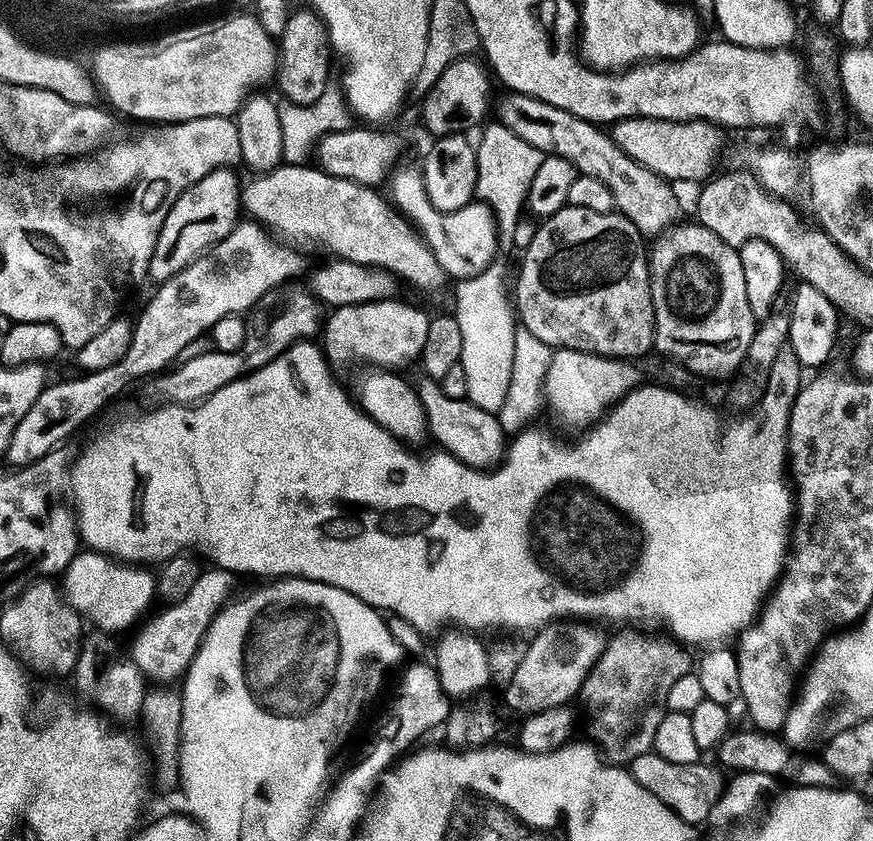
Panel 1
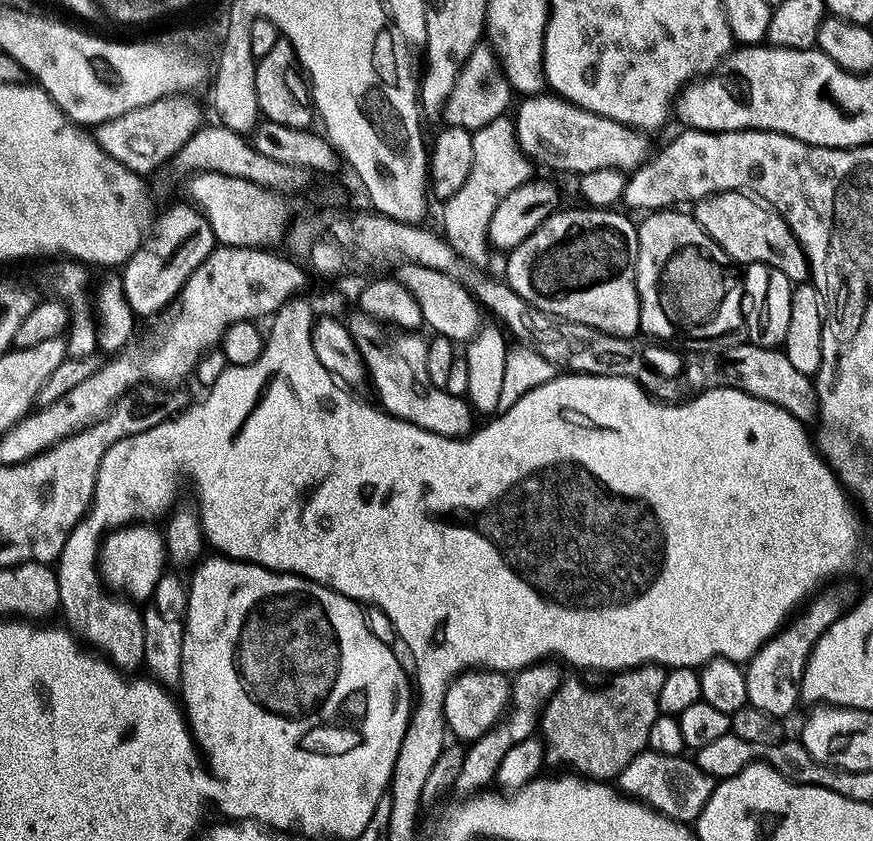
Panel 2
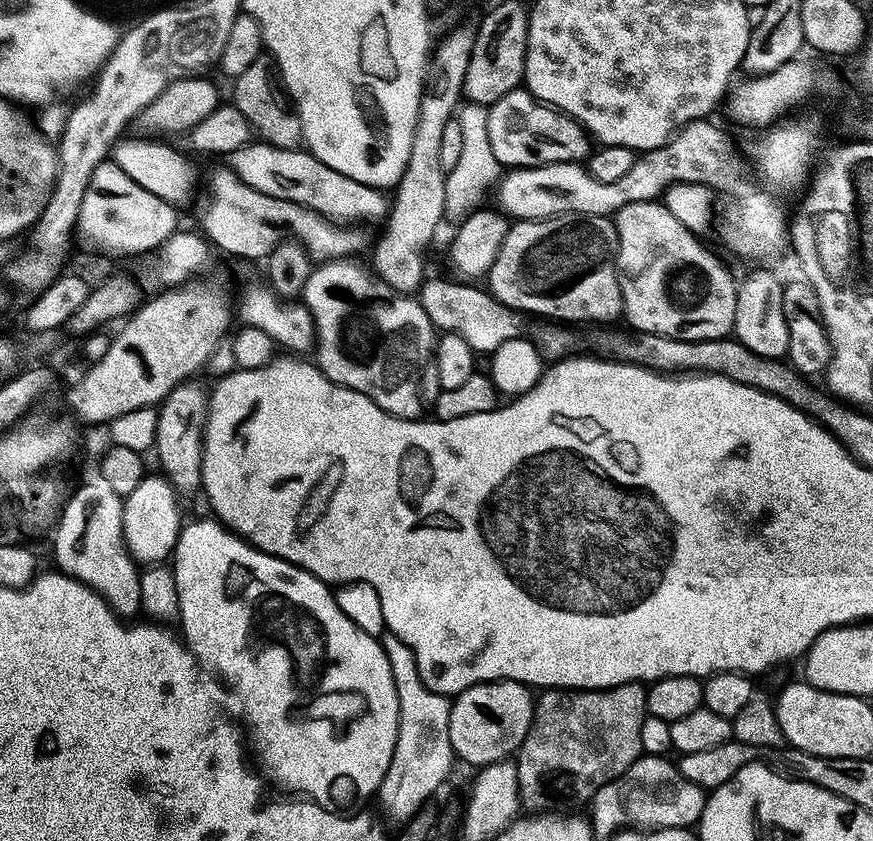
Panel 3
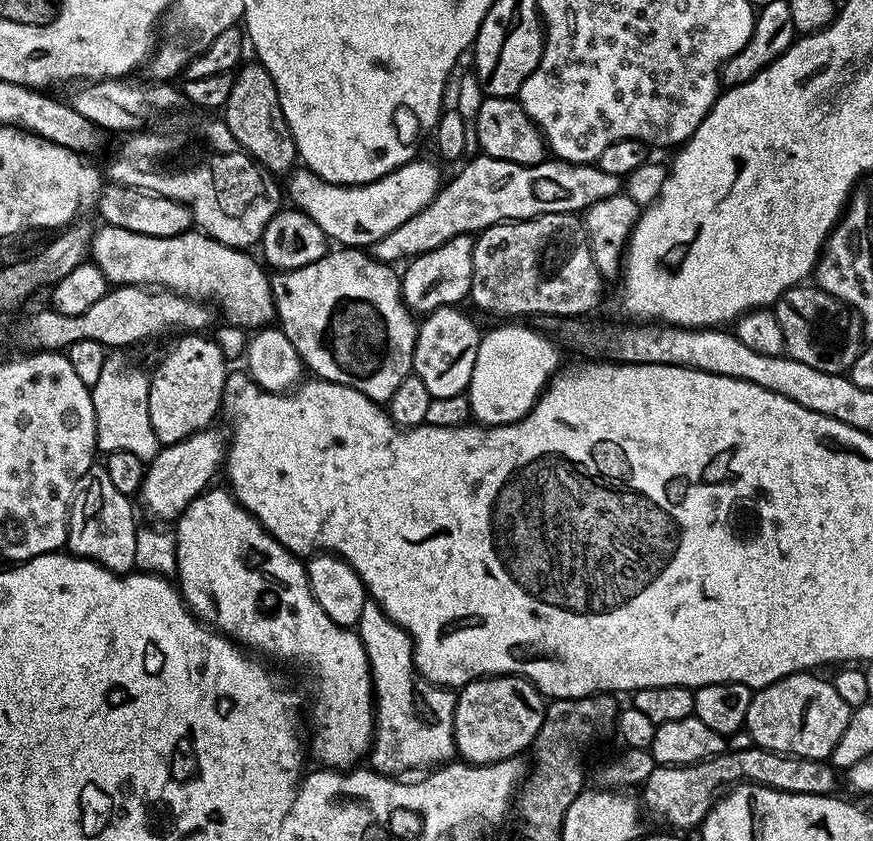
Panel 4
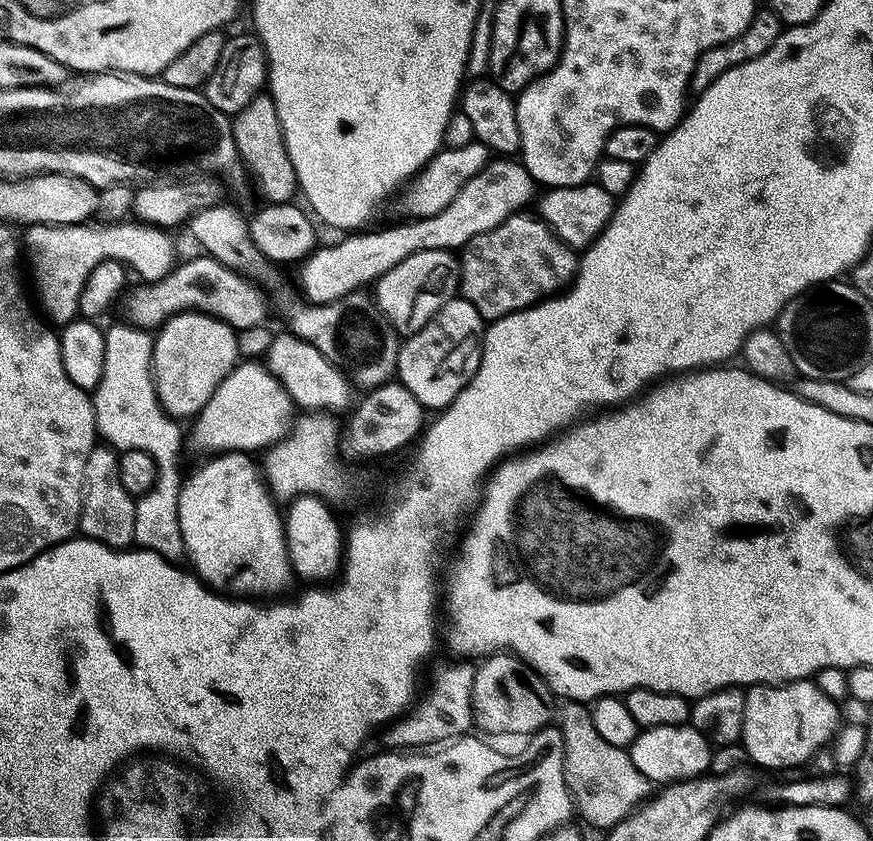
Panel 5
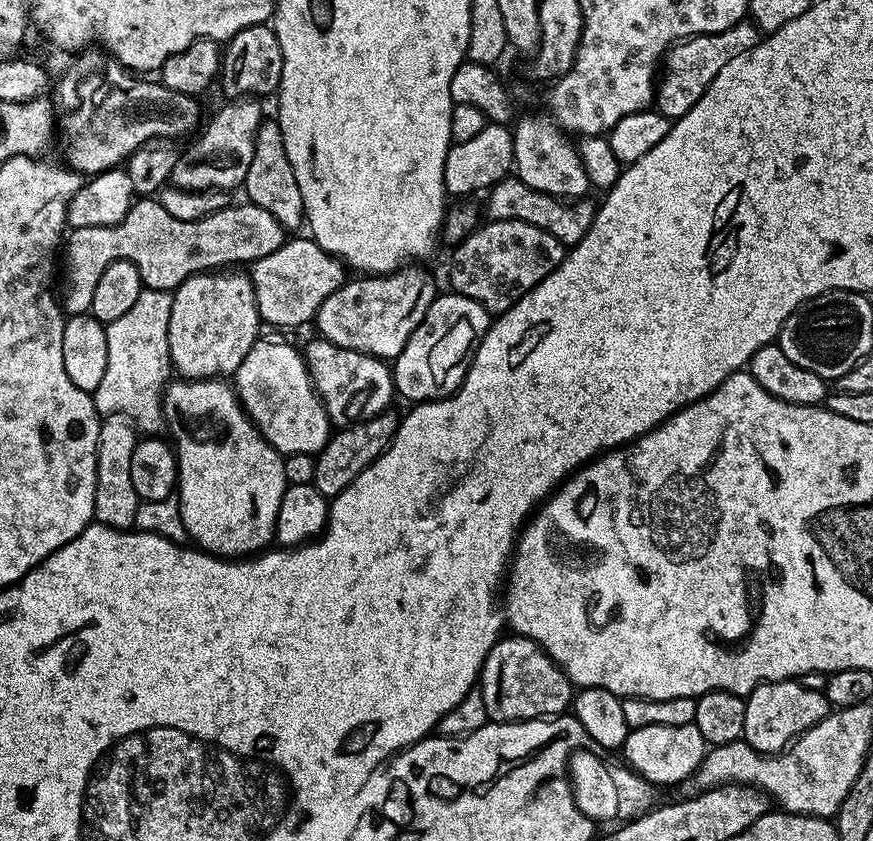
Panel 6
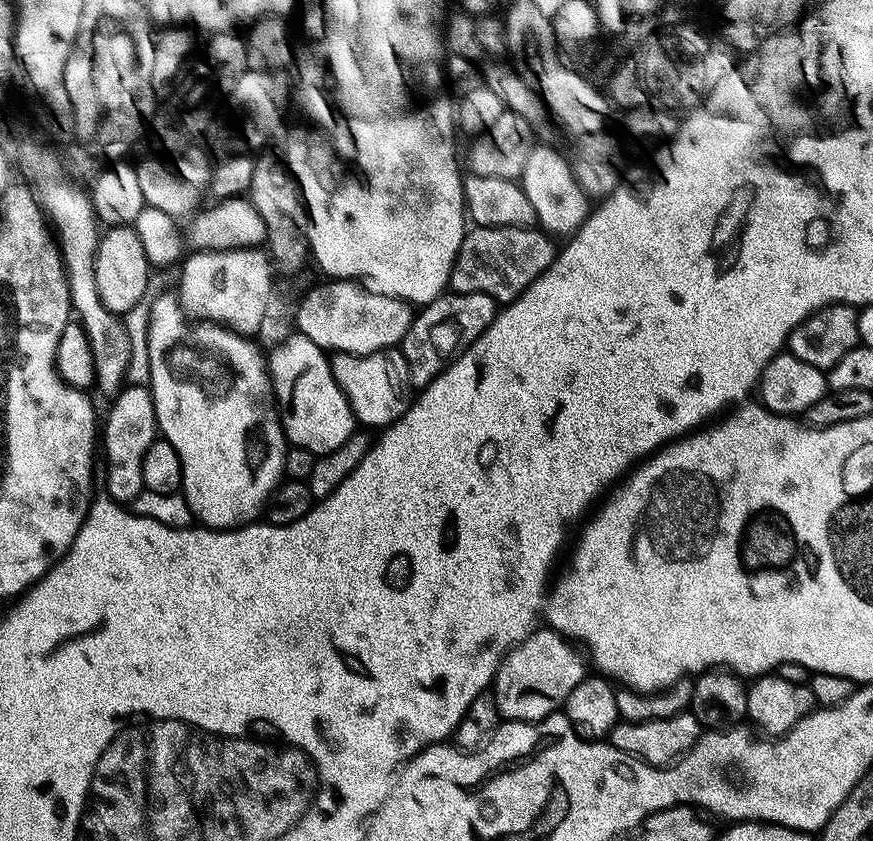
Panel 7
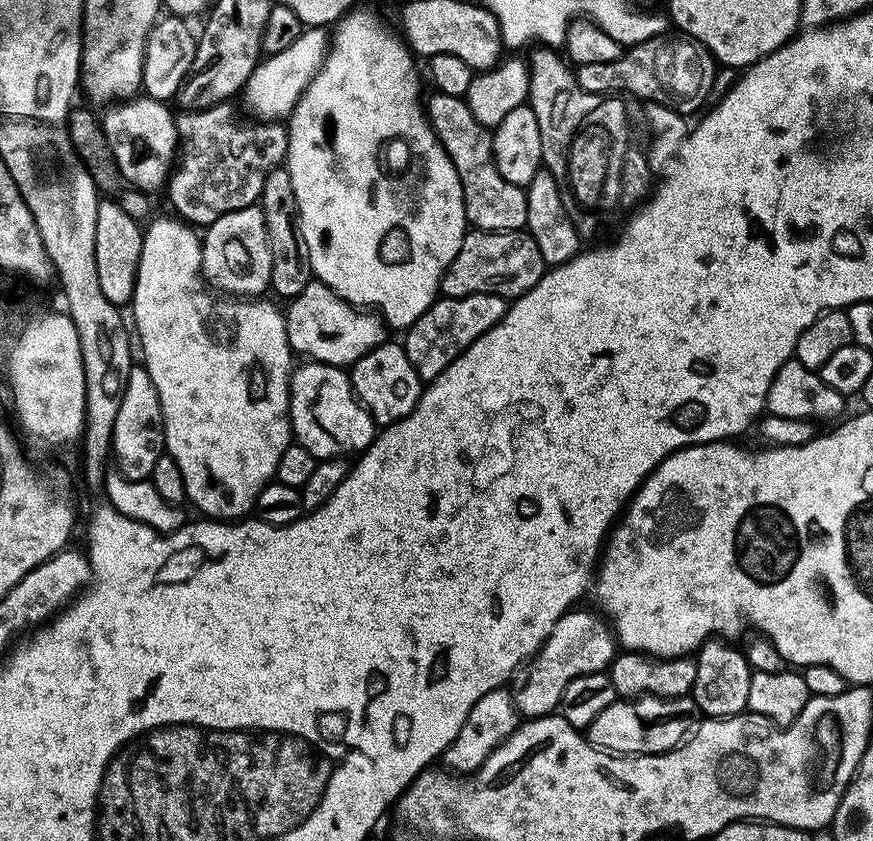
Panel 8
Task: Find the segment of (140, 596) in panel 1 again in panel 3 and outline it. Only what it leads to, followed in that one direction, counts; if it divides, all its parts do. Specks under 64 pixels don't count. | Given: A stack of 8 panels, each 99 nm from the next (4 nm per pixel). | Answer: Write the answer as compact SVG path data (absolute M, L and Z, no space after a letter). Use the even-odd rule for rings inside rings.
M145 475L139 486L124 500L124 544L140 566L156 566L173 555L182 527L178 493L163 475Z

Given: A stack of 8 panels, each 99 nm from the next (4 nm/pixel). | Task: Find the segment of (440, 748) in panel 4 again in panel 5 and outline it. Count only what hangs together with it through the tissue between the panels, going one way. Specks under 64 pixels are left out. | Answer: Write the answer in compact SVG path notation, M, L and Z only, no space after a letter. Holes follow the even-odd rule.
M468 660L446 664L435 672L434 678L424 696L386 731L387 747L402 750L404 746L434 746L467 735L474 726L472 694L477 667Z

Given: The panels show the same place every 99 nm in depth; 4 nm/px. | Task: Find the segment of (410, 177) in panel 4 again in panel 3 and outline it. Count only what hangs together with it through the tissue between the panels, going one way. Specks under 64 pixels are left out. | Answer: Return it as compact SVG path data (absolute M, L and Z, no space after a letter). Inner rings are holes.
M251 142L226 156L227 167L233 174L262 194L272 195L276 199L298 203L302 207L312 208L332 222L364 222L387 217L390 200L383 191L365 184L354 182L338 170L330 170L319 158L307 150L294 148L275 148L273 144Z

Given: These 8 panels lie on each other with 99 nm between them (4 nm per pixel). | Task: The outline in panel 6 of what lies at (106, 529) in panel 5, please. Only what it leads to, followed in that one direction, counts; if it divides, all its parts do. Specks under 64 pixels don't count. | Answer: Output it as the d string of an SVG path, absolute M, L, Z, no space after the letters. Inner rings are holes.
M110 413L100 421L100 437L96 451L96 489L94 490L94 520L107 528L128 530L136 523L142 503L134 481L130 478L130 458L138 439L135 421L126 413Z

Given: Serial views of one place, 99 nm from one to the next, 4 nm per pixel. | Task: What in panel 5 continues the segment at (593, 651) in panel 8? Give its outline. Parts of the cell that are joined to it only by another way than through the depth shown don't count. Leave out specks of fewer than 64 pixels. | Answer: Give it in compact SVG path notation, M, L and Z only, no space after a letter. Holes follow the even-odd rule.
M492 654L476 669L472 708L475 727L480 727L481 733L489 732L492 736L531 737L541 728L549 727L553 723L552 700L554 701L554 693L543 676L539 676L518 656Z

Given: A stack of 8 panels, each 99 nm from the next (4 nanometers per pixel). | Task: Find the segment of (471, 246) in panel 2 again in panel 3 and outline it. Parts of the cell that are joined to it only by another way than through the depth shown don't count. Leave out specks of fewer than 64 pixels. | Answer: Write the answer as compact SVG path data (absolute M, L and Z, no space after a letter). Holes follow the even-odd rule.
M465 103L457 113L456 122L461 127L462 149L461 157L458 158L457 165L447 171L444 179L444 212L445 217L455 222L465 219L479 204L477 204L486 191L489 192L497 185L502 176L502 165L490 146L489 130L486 129L489 122L488 108L482 104Z

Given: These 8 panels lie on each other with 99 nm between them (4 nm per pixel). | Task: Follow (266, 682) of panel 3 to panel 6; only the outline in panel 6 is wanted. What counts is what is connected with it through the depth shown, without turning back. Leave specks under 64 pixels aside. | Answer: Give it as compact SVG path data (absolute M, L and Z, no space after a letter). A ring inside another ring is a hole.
M213 378L203 382L169 383L164 389L163 412L172 418L176 408L180 412L193 412L196 416L213 416L224 420L224 440L199 440L188 432L180 432L174 439L174 451L178 465L178 503L184 531L197 540L203 551L221 558L248 558L273 543L276 535L278 506L282 506L282 494L290 483L286 460L278 449L268 441L259 428L248 419L237 393L227 383Z

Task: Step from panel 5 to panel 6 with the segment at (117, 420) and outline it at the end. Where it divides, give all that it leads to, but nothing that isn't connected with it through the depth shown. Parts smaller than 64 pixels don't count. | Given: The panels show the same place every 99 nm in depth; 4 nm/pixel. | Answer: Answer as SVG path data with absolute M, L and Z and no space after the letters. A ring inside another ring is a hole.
M143 287L137 301L125 314L105 325L108 362L98 388L93 392L95 408L102 416L126 413L146 436L156 436L166 417L163 394L172 375L169 358L169 322L173 308L173 293Z

